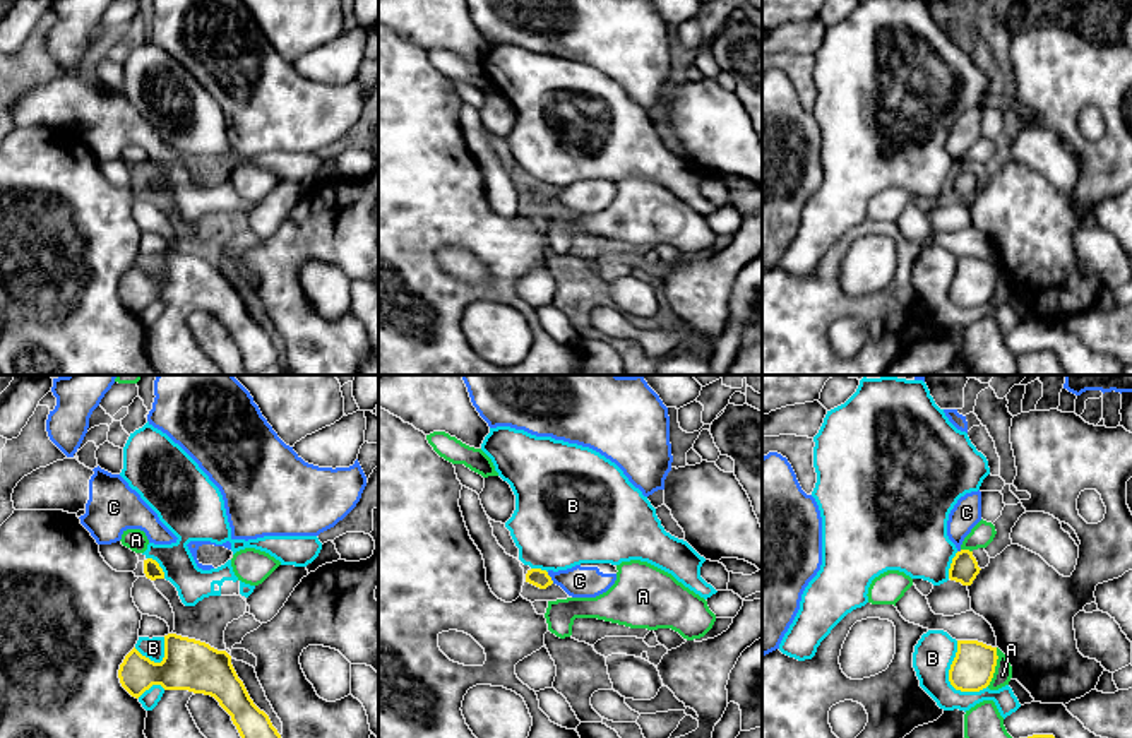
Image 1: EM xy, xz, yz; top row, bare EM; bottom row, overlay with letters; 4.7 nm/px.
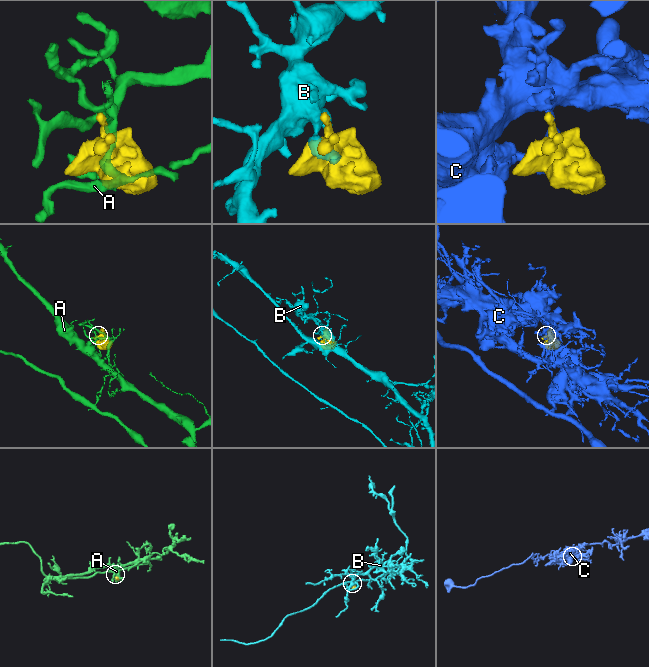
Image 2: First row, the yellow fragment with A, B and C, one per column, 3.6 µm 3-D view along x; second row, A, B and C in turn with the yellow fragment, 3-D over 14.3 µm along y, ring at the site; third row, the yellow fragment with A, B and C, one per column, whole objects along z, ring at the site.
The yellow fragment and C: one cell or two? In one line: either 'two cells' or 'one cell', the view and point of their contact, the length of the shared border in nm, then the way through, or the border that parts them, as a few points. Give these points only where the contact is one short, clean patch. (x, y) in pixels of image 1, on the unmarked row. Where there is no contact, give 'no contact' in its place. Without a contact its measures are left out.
one cell; contact xz (550, 194); length 70 nm

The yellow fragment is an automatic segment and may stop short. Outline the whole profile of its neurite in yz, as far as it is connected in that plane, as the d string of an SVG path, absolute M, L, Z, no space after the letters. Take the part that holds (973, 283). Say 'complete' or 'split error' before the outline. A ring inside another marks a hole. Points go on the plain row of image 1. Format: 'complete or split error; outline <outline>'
complete; outline M957 257L957 269L949 286L949 298L961 308L980 308L993 295L997 264L978 257Z

